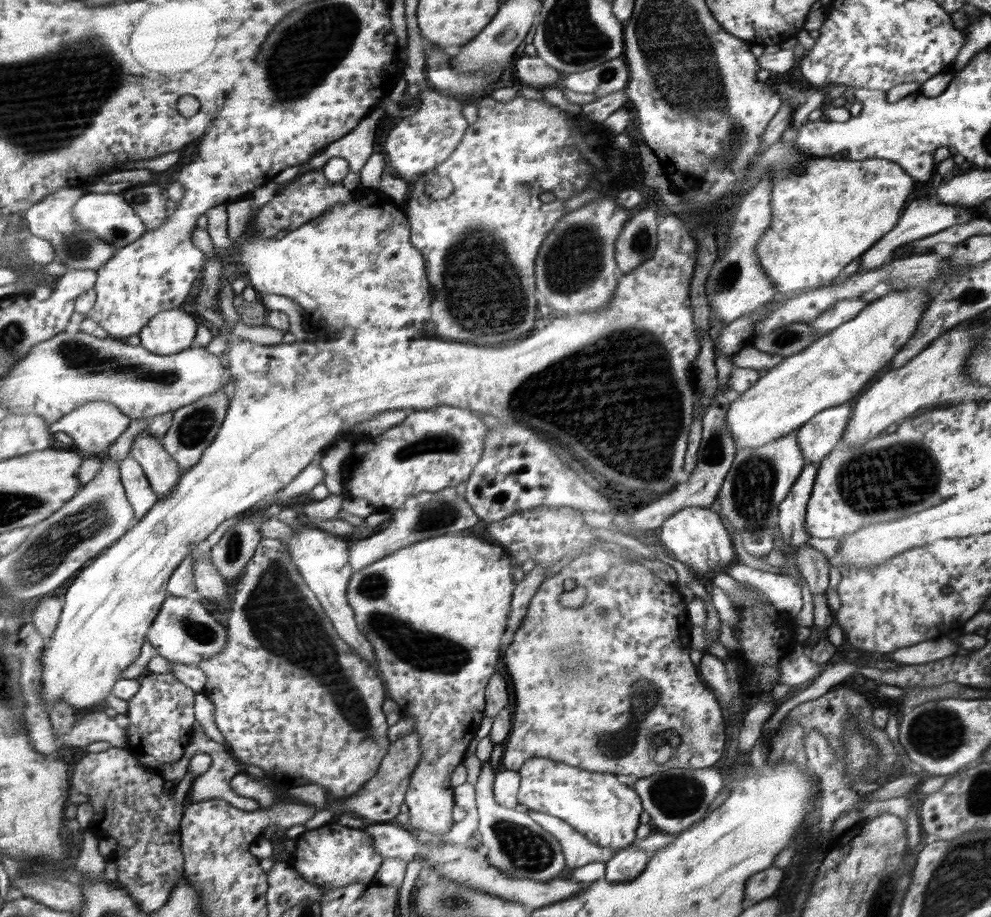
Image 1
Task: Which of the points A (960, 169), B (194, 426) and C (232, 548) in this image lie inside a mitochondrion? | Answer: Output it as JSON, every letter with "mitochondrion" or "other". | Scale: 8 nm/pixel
{"A":"other","B":"mitochondrion","C":"mitochondrion"}

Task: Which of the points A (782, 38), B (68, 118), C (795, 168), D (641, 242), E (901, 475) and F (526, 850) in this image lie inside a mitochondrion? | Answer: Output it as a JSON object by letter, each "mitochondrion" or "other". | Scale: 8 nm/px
{"A":"other","B":"mitochondrion","C":"mitochondrion","D":"mitochondrion","E":"mitochondrion","F":"mitochondrion"}

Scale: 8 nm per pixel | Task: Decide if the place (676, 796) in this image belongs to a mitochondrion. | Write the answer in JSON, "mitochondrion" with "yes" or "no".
{"mitochondrion":"yes"}

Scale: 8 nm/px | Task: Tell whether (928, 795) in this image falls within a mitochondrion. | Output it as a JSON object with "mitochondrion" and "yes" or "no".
{"mitochondrion":"no"}

